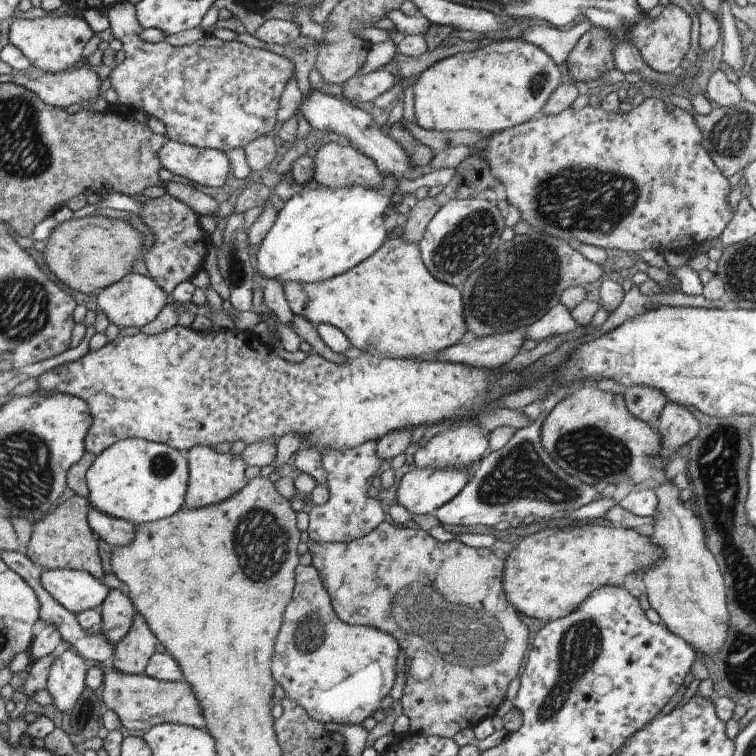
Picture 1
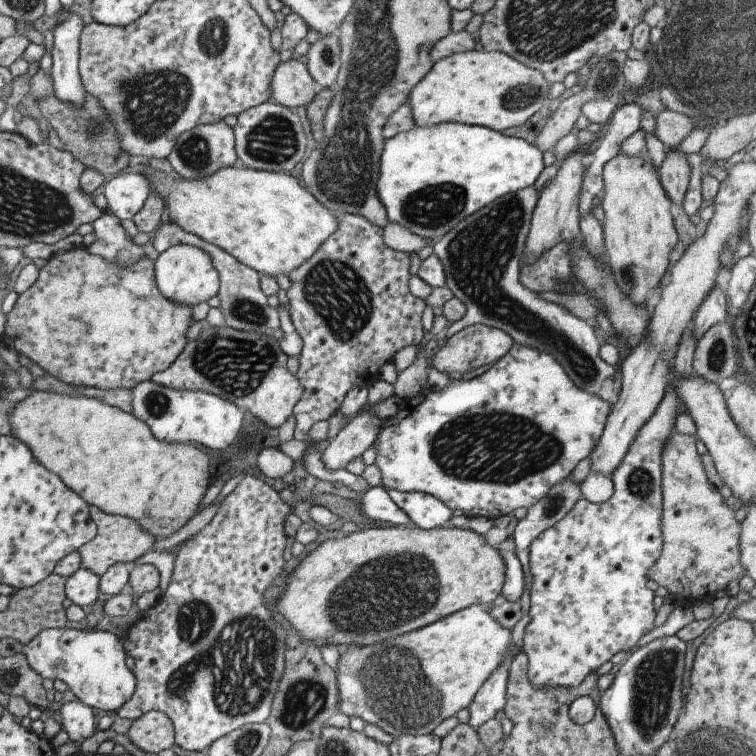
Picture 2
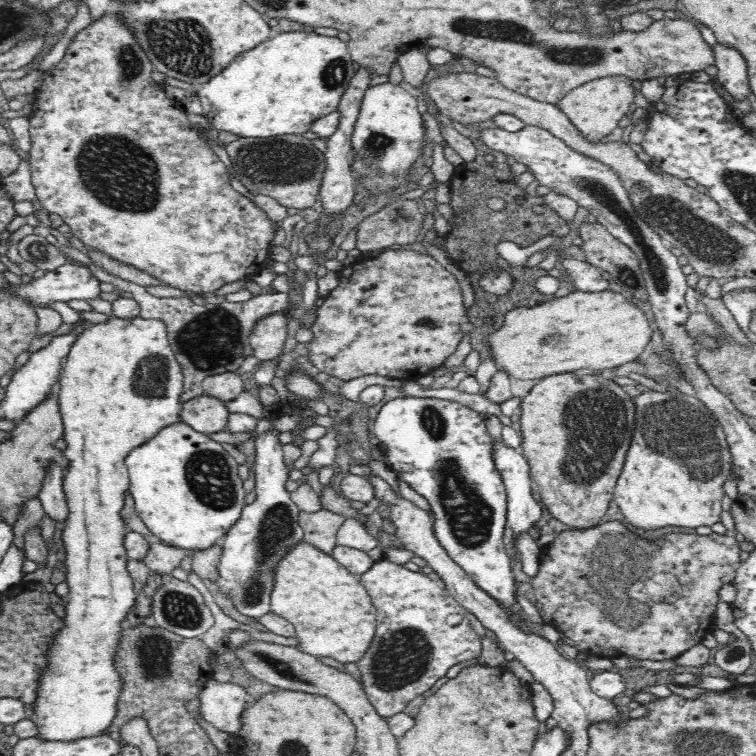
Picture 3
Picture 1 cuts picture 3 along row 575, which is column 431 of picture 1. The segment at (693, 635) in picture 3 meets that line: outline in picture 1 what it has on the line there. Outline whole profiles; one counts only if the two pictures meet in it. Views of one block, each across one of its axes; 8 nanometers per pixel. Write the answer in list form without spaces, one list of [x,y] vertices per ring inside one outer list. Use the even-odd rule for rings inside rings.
[[[385,521],[369,534],[362,536],[361,539],[341,542],[338,540],[328,539],[325,541],[322,538],[312,538],[310,542],[308,542],[308,545],[308,551],[312,555],[312,565],[318,570],[321,582],[330,596],[330,604],[338,619],[350,625],[373,627],[396,638],[401,650],[406,651],[408,660],[412,660],[412,670],[416,668],[414,662],[416,662],[416,664],[425,664],[424,660],[426,660],[426,658],[424,658],[424,656],[434,656],[436,660],[442,660],[442,670],[440,670],[440,672],[434,672],[432,676],[429,676],[427,669],[422,666],[420,667],[420,678],[412,678],[412,676],[407,678],[408,688],[404,688],[401,701],[404,715],[406,715],[410,721],[410,729],[408,732],[412,735],[433,735],[452,739],[458,732],[467,728],[473,728],[482,718],[494,716],[498,705],[506,699],[510,681],[518,677],[522,660],[524,660],[524,656],[526,656],[524,653],[528,650],[529,638],[527,626],[522,622],[522,618],[514,609],[514,606],[508,603],[505,593],[503,592],[502,559],[495,556],[492,550],[488,548],[476,549],[457,541],[441,543],[432,538],[429,532],[424,533],[421,529],[416,530],[416,528],[407,529],[404,528],[404,526],[394,526],[394,524],[391,525]]]

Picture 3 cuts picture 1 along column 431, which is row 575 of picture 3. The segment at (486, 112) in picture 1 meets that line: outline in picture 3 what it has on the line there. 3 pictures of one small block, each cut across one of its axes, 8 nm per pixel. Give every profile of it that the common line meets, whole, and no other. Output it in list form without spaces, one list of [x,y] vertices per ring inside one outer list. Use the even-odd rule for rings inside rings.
[[[110,316],[108,322],[102,324],[90,324],[87,328],[76,338],[74,345],[70,347],[69,353],[63,362],[63,368],[56,385],[56,393],[58,397],[58,406],[60,407],[60,414],[62,417],[63,428],[65,429],[63,438],[68,443],[68,447],[63,450],[64,457],[68,459],[70,466],[65,469],[62,487],[66,493],[66,504],[68,507],[68,515],[62,531],[63,545],[66,550],[66,557],[62,564],[66,567],[66,582],[69,587],[69,593],[66,597],[68,603],[66,605],[66,614],[62,618],[64,621],[64,628],[60,628],[58,634],[54,634],[52,642],[48,644],[48,660],[46,660],[46,670],[42,672],[40,684],[38,684],[38,698],[34,700],[33,715],[28,719],[32,720],[37,726],[38,734],[36,737],[46,740],[56,741],[72,741],[74,739],[81,739],[84,737],[98,736],[108,734],[107,728],[112,724],[117,711],[117,702],[119,694],[121,693],[121,678],[115,668],[114,655],[117,653],[117,644],[121,638],[121,622],[125,620],[126,615],[129,614],[131,608],[135,605],[135,598],[137,593],[134,593],[133,579],[127,570],[127,552],[124,546],[124,532],[125,522],[120,516],[120,511],[124,506],[124,493],[129,490],[129,474],[125,463],[125,458],[142,444],[151,440],[161,432],[166,426],[180,421],[181,408],[183,402],[181,401],[181,394],[183,392],[184,378],[182,368],[176,361],[174,351],[170,347],[168,339],[168,330],[166,324],[162,320],[146,319],[136,316],[136,318],[129,320],[128,318],[117,318]]]

